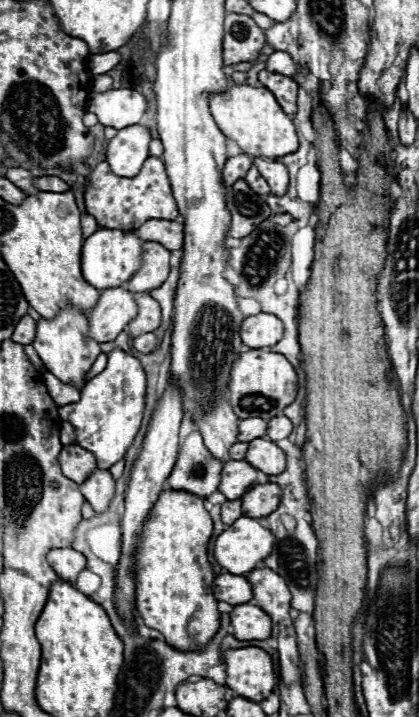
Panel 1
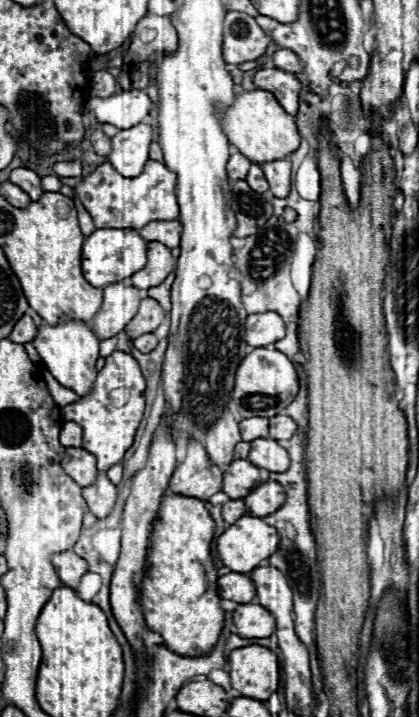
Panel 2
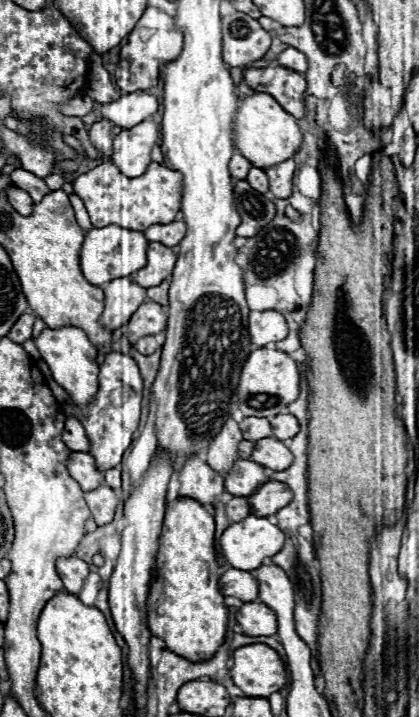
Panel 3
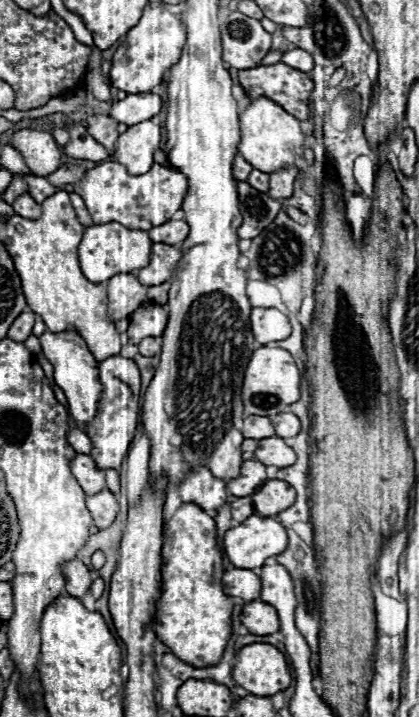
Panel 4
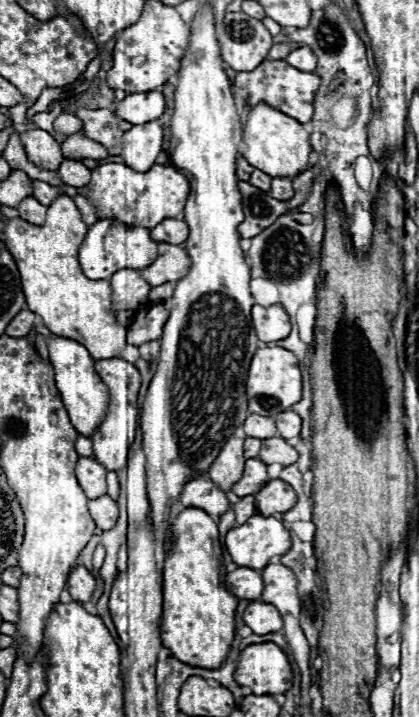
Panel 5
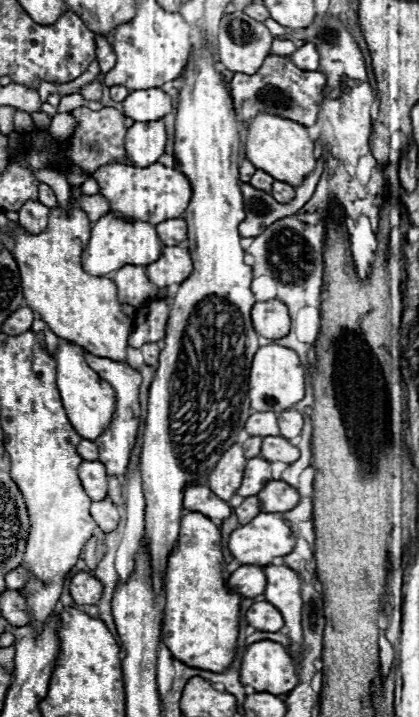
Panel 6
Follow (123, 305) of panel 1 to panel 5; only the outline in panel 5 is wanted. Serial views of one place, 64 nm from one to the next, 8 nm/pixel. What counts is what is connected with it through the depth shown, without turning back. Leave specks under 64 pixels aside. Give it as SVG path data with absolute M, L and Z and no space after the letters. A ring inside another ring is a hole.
M120 270L112 278L112 312L118 314L122 310L136 310L138 306L148 302L150 284L146 284L140 276L140 270Z

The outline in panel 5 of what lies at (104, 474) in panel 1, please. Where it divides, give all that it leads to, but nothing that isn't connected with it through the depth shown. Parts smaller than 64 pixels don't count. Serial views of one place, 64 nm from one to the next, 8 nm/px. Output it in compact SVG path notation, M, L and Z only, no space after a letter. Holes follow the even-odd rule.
M108 494L88 500L88 510L100 530L110 530L118 520L118 504Z

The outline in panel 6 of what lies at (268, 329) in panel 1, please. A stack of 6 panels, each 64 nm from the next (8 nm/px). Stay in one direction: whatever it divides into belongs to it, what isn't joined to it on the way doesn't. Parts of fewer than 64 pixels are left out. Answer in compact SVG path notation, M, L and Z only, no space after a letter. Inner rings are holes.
M280 300L256 302L252 306L254 330L268 340L280 340L290 332L288 308Z

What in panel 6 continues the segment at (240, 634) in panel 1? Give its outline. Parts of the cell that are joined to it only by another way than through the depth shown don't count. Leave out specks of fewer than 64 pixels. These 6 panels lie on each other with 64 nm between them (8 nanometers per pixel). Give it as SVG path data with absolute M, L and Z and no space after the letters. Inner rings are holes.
M254 602L246 612L246 620L260 632L278 632L284 626L282 614L268 602Z

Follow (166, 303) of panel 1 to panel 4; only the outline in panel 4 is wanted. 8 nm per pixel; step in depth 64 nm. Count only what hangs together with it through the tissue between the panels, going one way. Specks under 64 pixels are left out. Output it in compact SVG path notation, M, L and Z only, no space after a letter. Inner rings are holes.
M164 282L160 286L150 286L148 288L148 300L154 304L166 304L168 290L170 290L170 282Z

